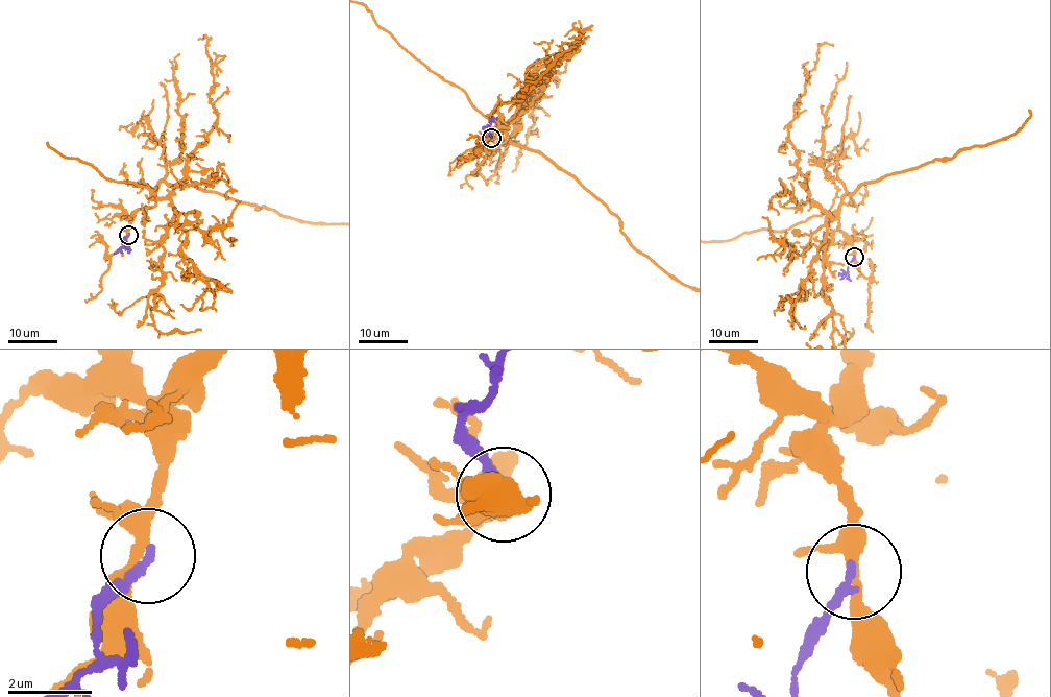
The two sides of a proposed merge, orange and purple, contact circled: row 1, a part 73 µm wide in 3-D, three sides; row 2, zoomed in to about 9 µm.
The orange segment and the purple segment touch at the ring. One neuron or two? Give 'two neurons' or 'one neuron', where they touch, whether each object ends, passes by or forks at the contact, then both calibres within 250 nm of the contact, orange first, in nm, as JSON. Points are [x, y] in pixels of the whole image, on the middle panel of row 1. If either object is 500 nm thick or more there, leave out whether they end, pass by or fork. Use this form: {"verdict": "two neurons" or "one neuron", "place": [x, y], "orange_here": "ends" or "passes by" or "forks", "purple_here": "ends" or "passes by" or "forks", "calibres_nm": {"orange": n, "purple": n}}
{"verdict": "one neuron", "place": [491, 138], "orange_here": "forks", "purple_here": "ends", "calibres_nm": {"orange": 260, "purple": 200}}

